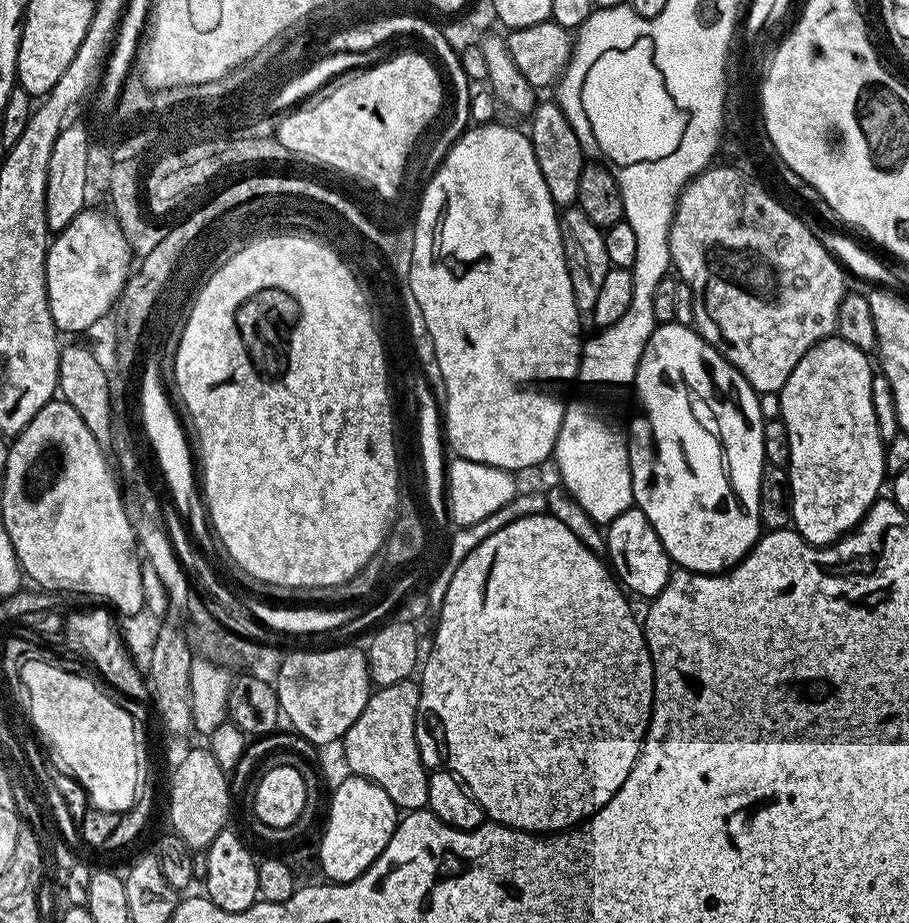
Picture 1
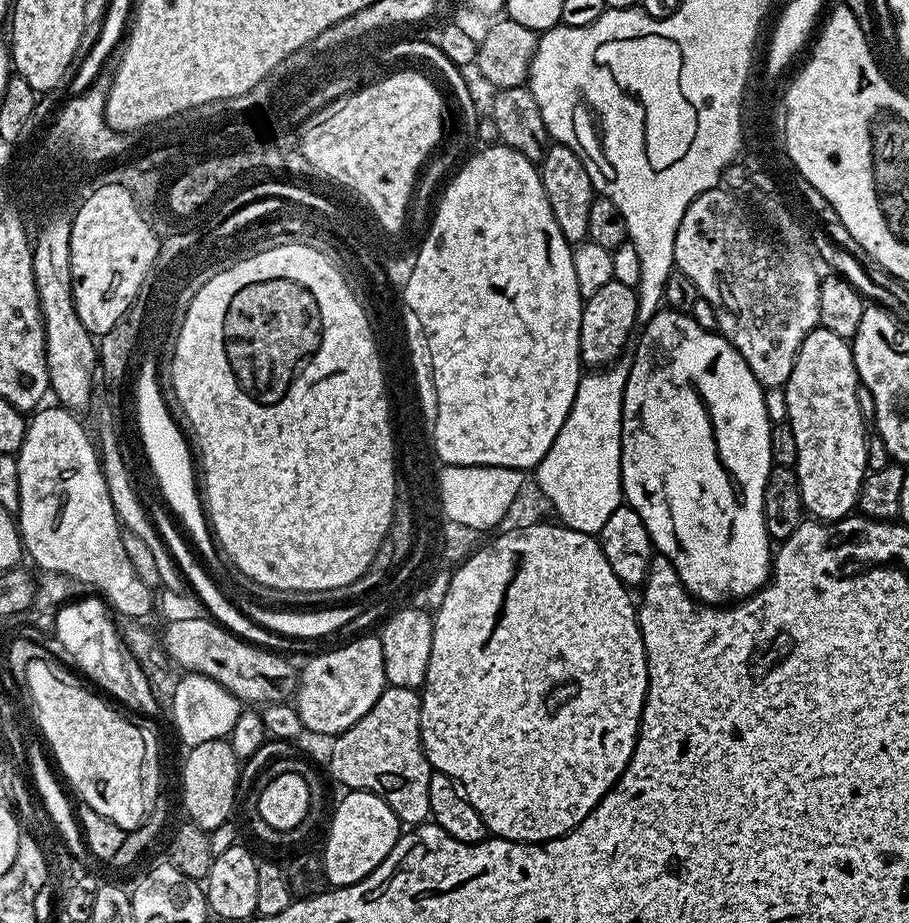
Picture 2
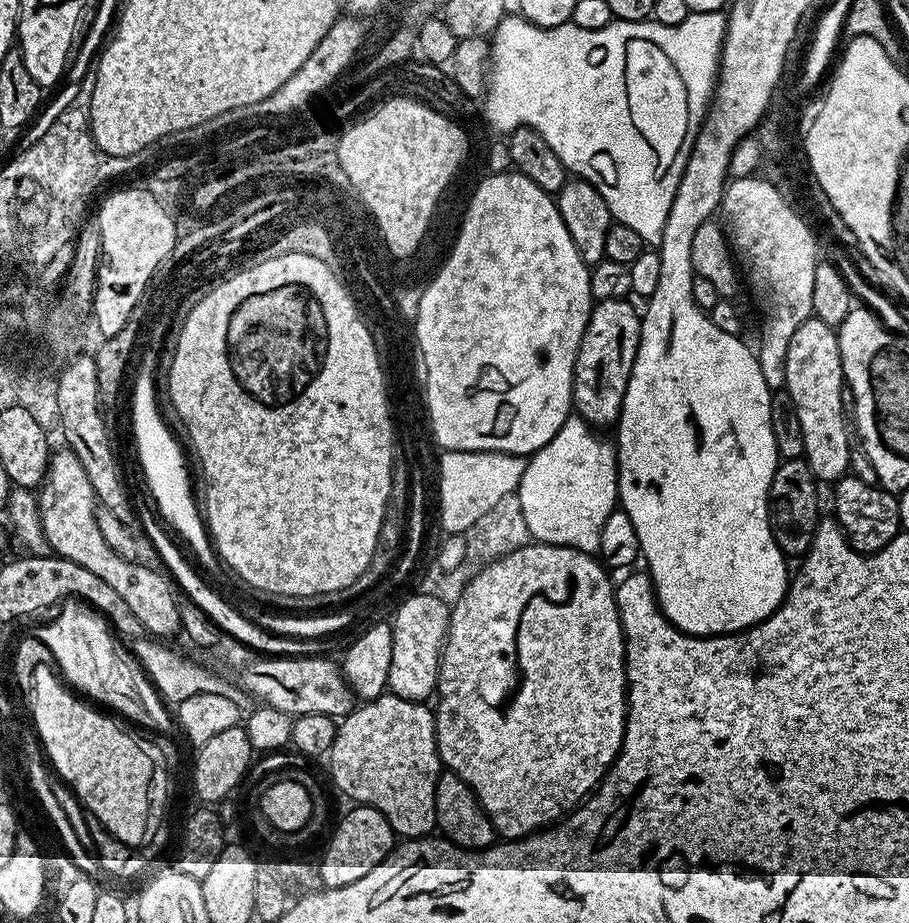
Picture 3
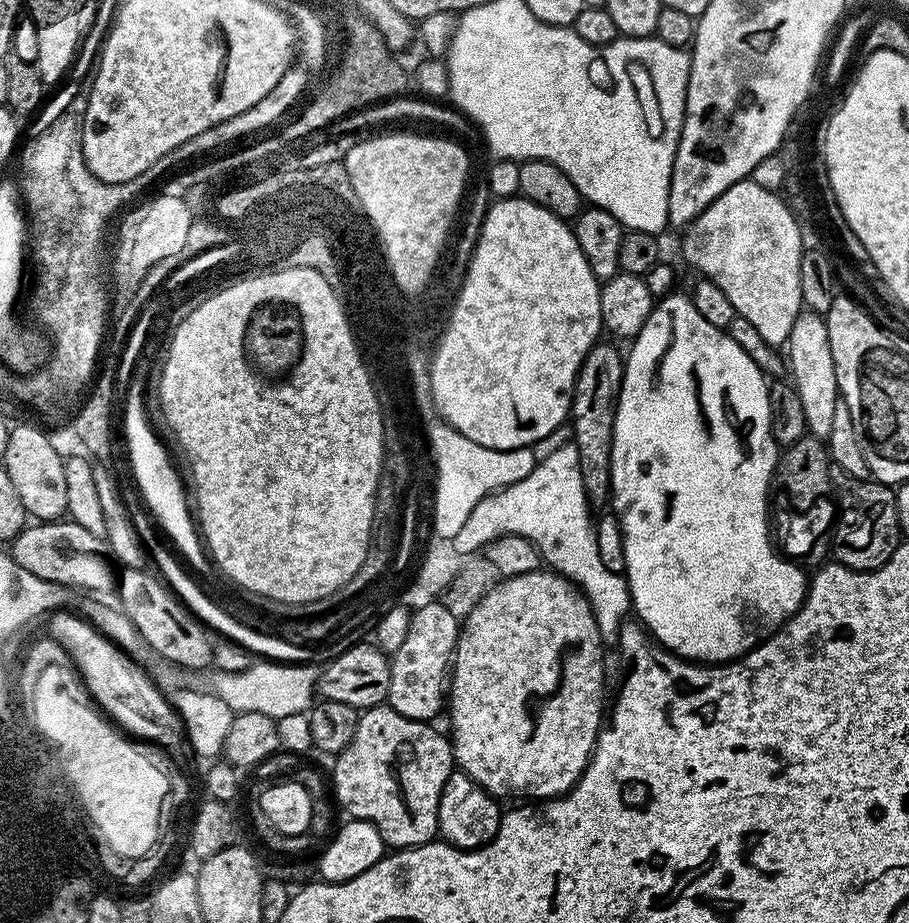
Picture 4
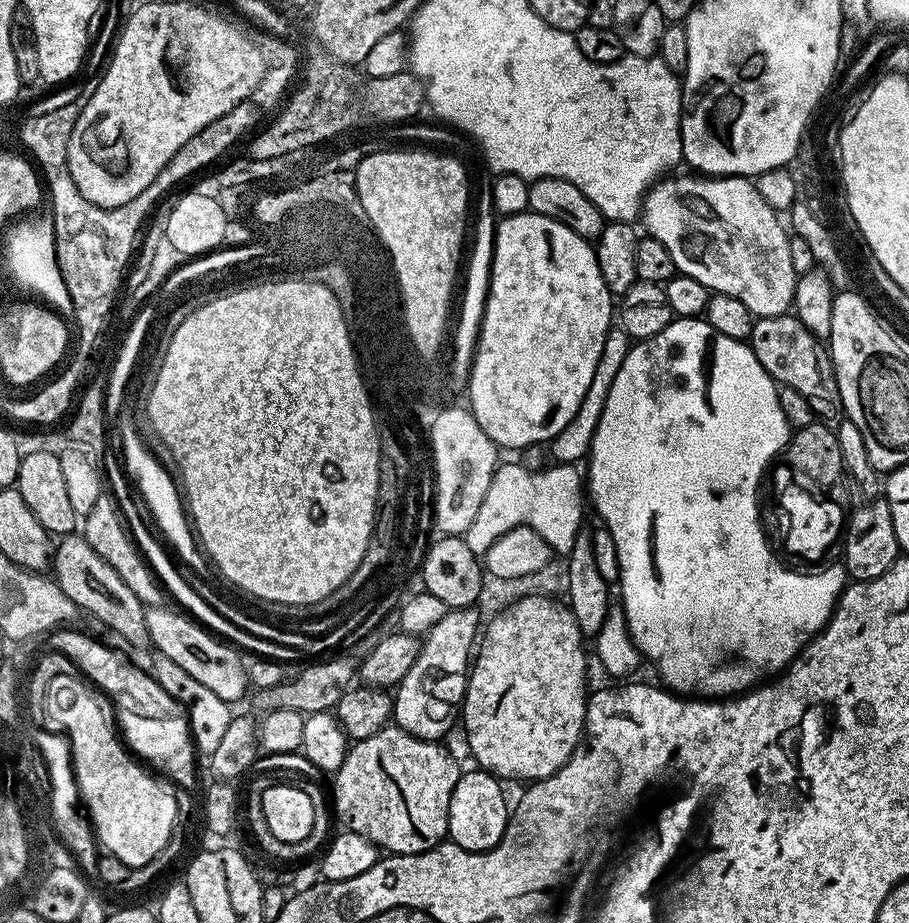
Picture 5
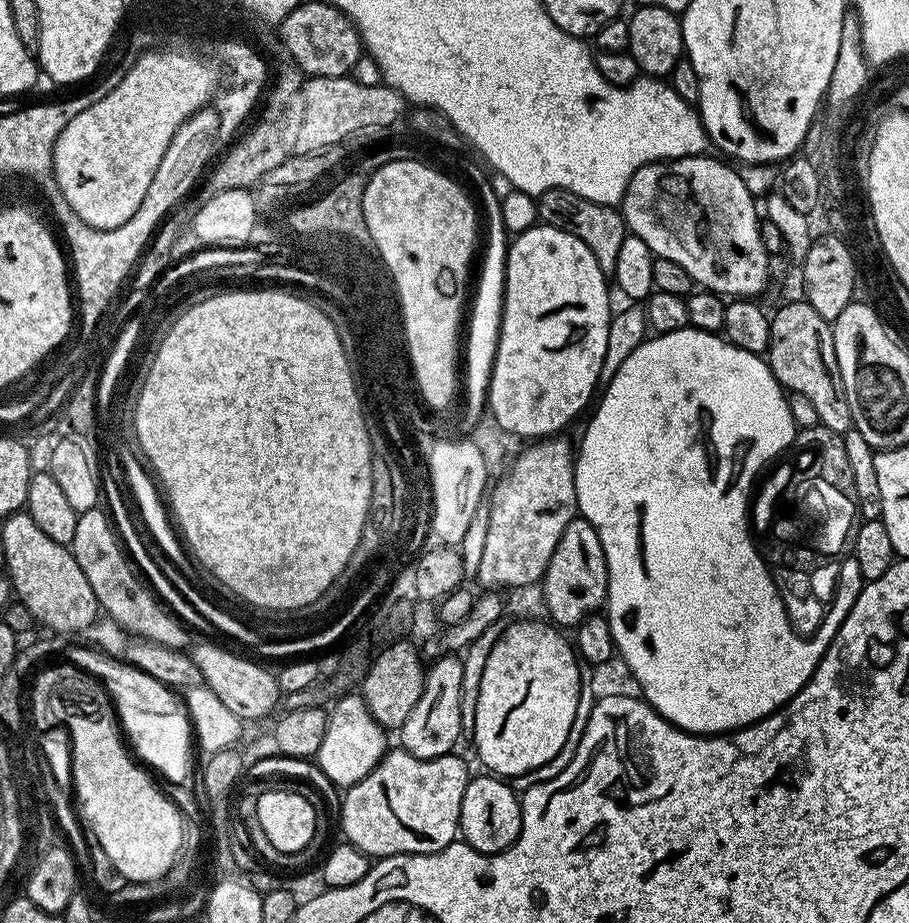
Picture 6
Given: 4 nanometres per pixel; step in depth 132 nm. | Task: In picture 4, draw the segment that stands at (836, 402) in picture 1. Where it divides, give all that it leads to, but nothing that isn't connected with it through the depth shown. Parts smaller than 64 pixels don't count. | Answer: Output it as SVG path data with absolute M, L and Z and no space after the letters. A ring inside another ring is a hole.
M804 310L798 318L794 318L794 326L790 326L786 345L786 368L790 373L791 383L795 384L798 390L798 398L802 398L802 410L806 413L808 432L826 438L833 425L838 389L834 374L834 354L830 354L828 321L821 313Z

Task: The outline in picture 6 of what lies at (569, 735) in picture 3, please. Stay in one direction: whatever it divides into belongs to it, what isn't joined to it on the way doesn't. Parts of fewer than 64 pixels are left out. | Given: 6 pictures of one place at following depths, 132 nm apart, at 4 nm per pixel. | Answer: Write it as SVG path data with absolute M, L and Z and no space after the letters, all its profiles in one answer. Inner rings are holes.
M520 618L501 634L496 640L496 645L488 652L488 657L484 660L484 669L480 672L480 685L476 688L476 717L471 717L470 728L476 735L476 752L480 755L480 760L485 764L489 773L495 774L501 778L512 778L508 776L524 776L527 772L532 772L535 768L544 768L564 747L567 749L568 735L572 732L572 727L576 724L576 711L580 708L580 686L582 690L582 680L580 684L580 666L578 653L575 647L563 636L561 629L555 623L547 622L540 618Z

